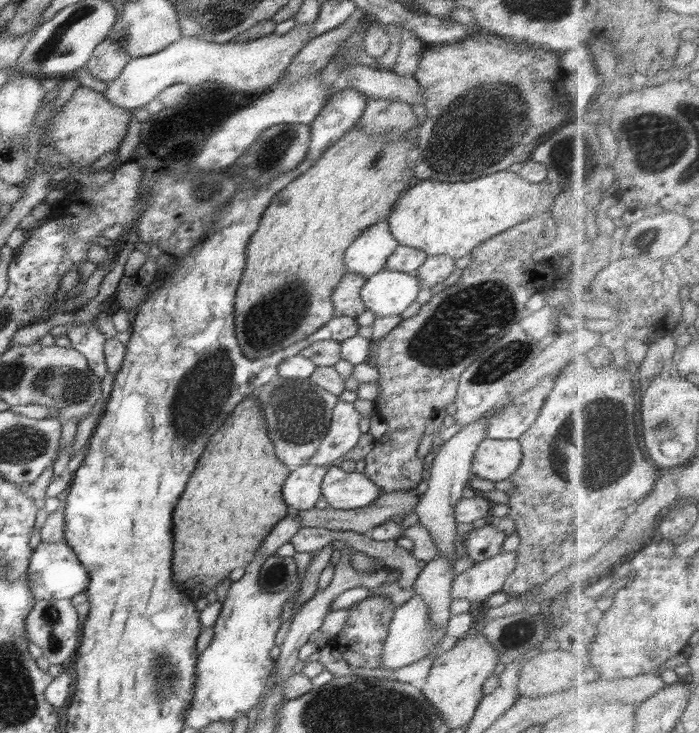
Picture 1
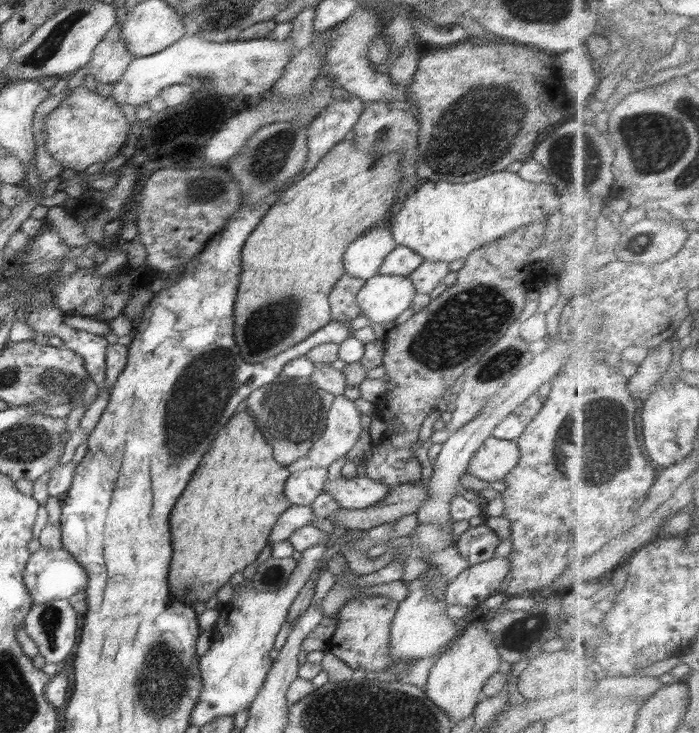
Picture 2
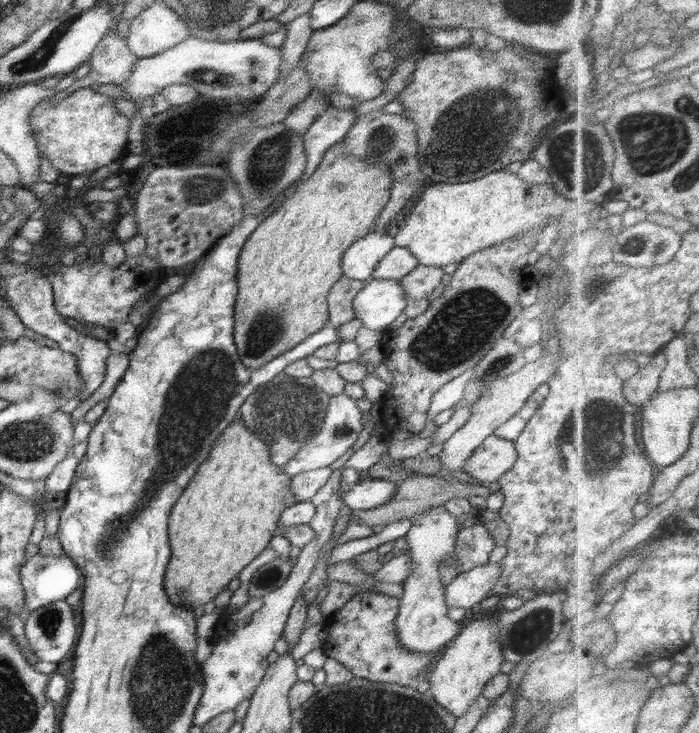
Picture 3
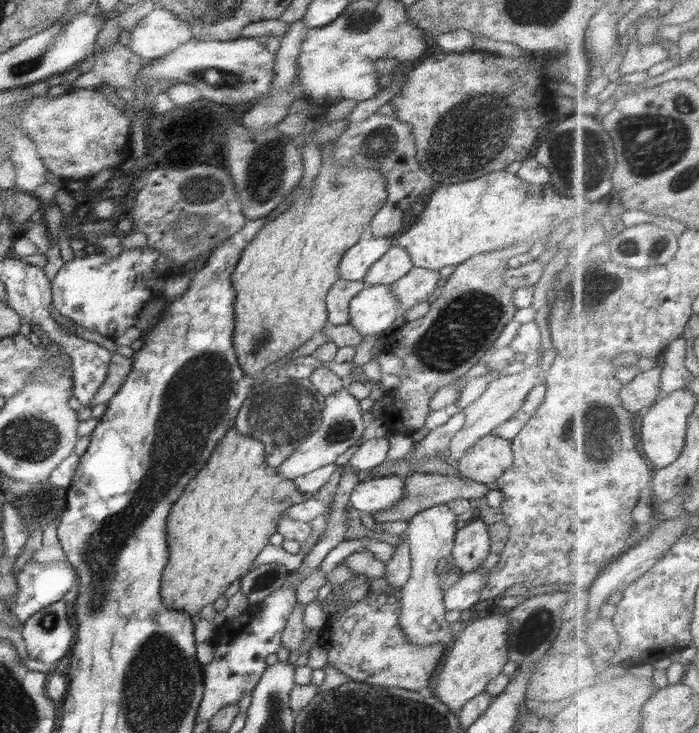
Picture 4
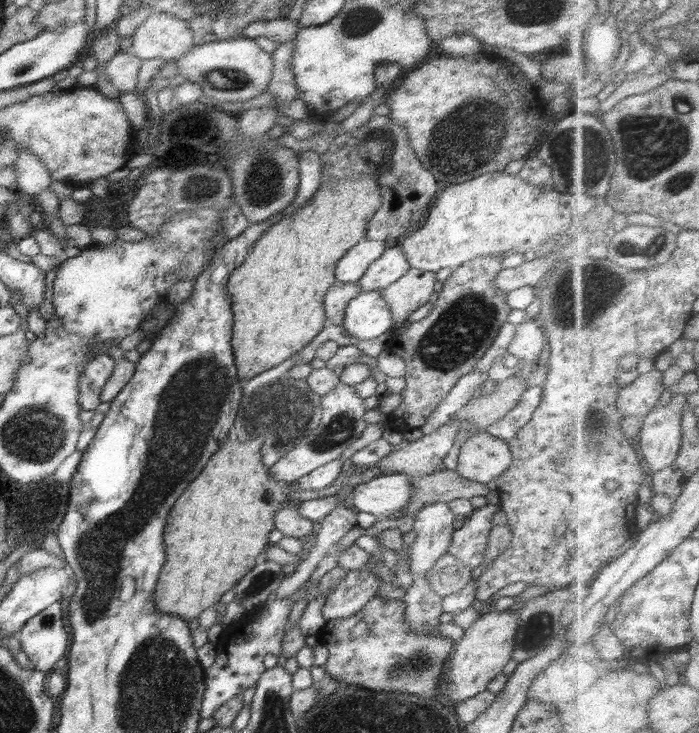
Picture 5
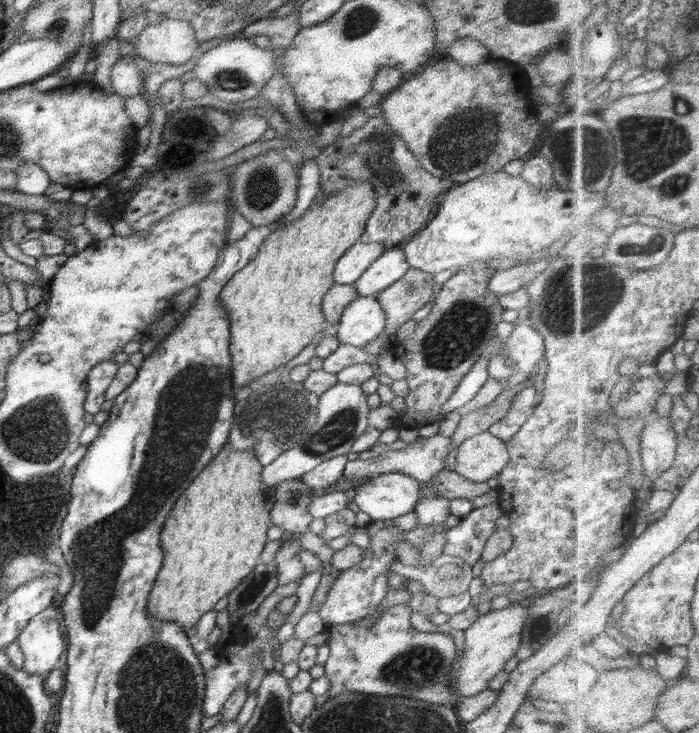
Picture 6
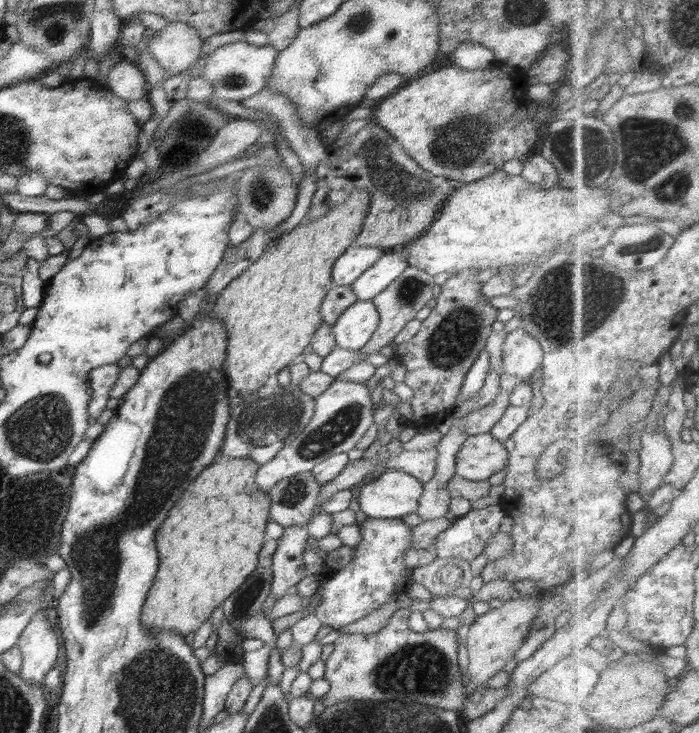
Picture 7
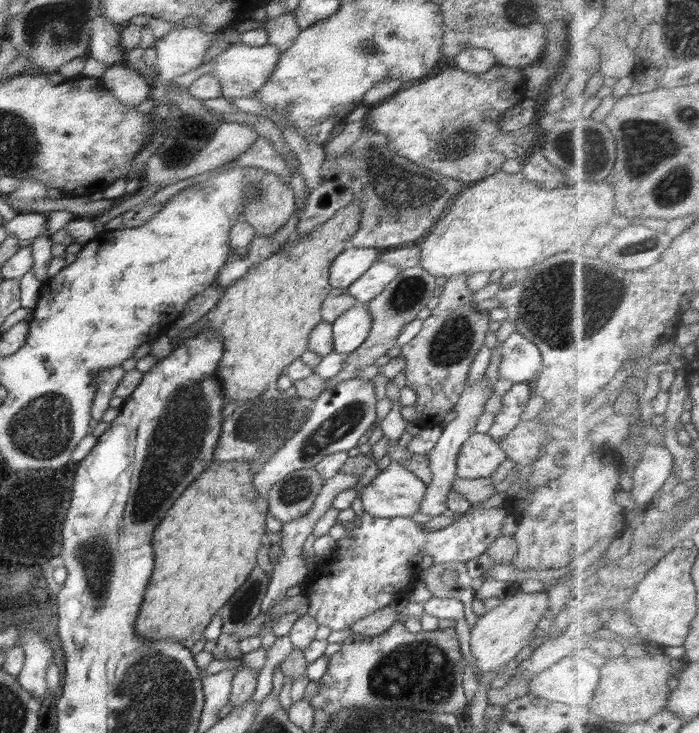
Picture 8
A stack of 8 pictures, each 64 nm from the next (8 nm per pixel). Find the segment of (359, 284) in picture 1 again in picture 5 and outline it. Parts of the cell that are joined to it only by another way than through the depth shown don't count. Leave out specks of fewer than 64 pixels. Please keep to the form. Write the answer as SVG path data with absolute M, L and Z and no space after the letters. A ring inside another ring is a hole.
M336 281L324 296L324 312L328 324L342 325L347 304L362 292L358 283Z

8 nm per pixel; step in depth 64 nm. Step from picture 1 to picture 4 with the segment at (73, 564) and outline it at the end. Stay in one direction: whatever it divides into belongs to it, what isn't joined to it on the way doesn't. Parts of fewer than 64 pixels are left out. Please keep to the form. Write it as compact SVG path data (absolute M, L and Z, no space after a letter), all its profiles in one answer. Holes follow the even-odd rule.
M30 559L26 561L22 570L16 573L18 594L14 596L13 602L6 603L6 605L11 614L14 614L18 618L19 623L16 624L23 624L24 621L28 620L30 616L36 614L40 609L55 602L62 601L64 594L74 584L78 585L78 573L76 573L75 568L68 561L56 560L42 563Z

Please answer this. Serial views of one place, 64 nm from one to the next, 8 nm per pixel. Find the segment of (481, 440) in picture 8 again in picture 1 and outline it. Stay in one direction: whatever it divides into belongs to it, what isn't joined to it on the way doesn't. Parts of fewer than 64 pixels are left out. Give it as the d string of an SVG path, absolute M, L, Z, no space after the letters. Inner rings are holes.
M484 440L471 461L471 473L478 478L500 482L510 478L521 464L519 440Z

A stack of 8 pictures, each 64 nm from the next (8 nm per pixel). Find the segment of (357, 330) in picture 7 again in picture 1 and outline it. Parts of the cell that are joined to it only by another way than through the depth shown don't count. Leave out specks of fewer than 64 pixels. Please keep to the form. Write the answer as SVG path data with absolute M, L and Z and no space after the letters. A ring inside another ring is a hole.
M385 268L366 280L360 297L376 317L400 315L416 301L421 288L418 277Z

